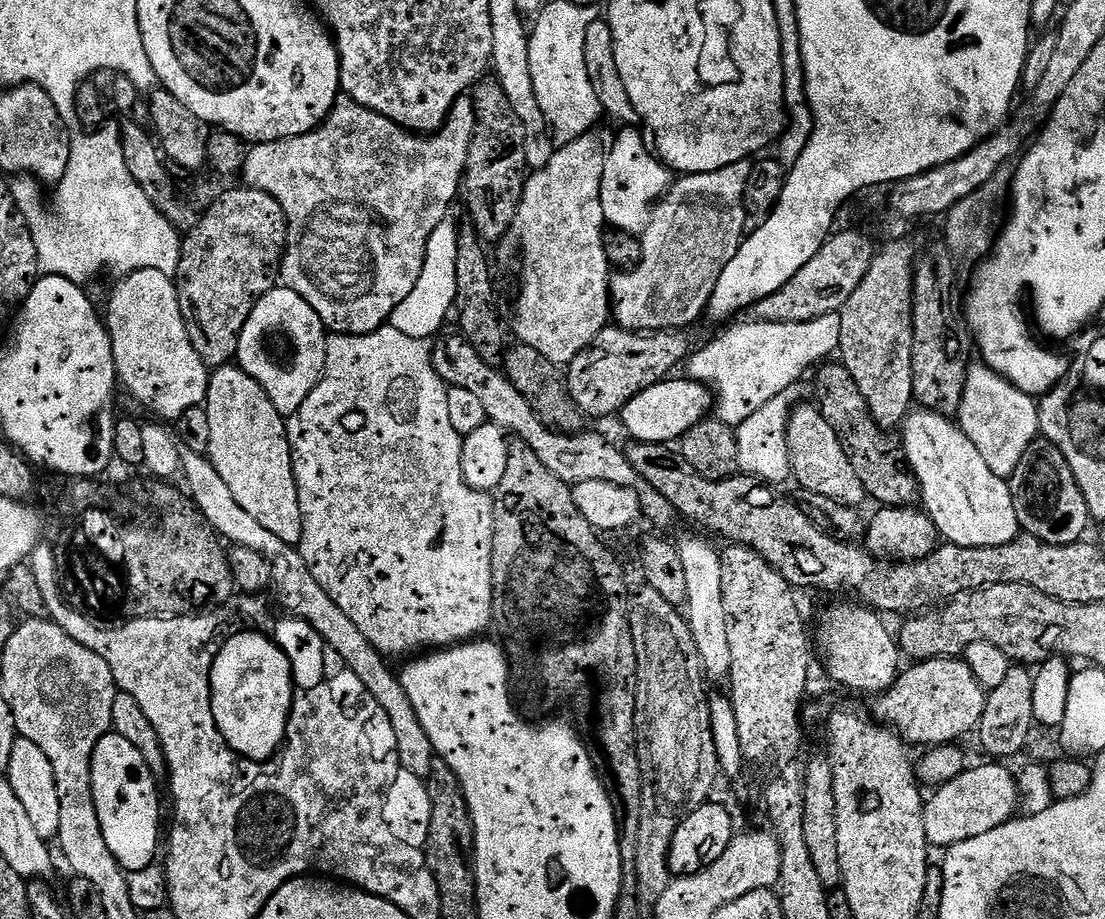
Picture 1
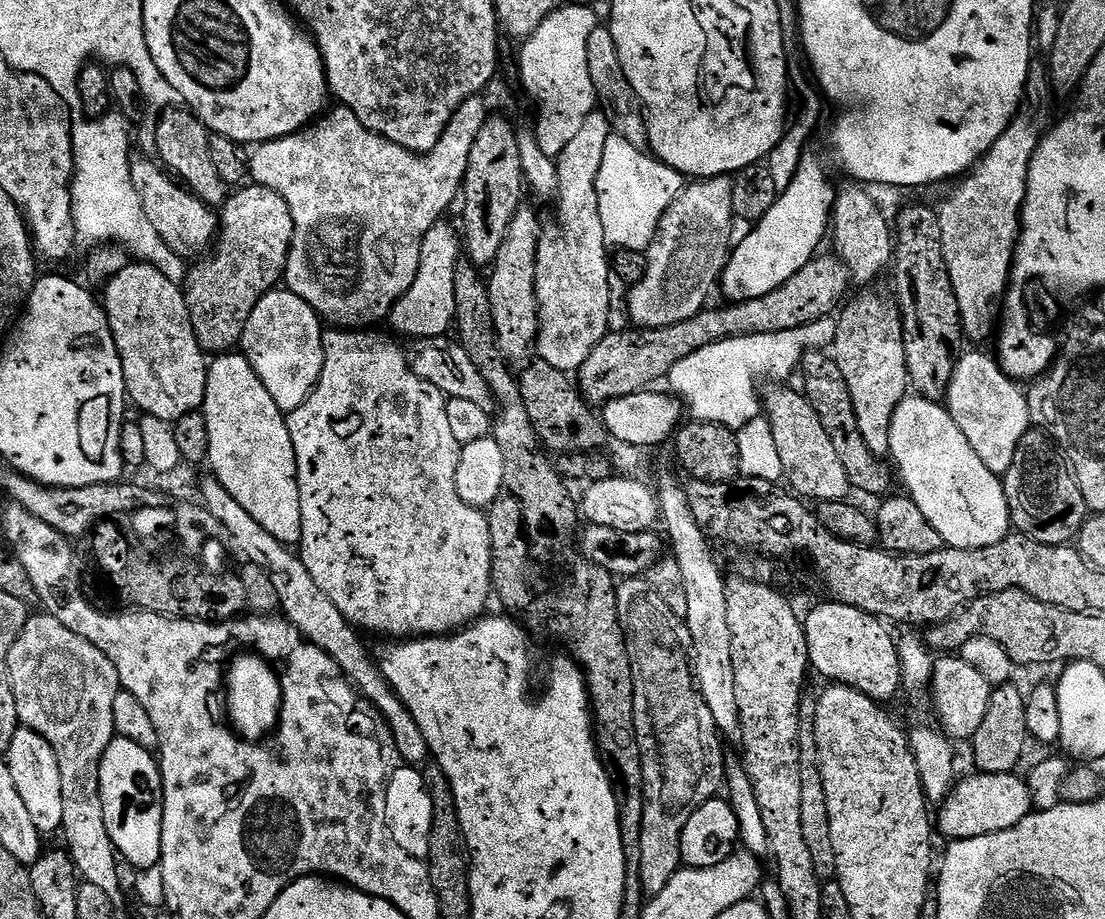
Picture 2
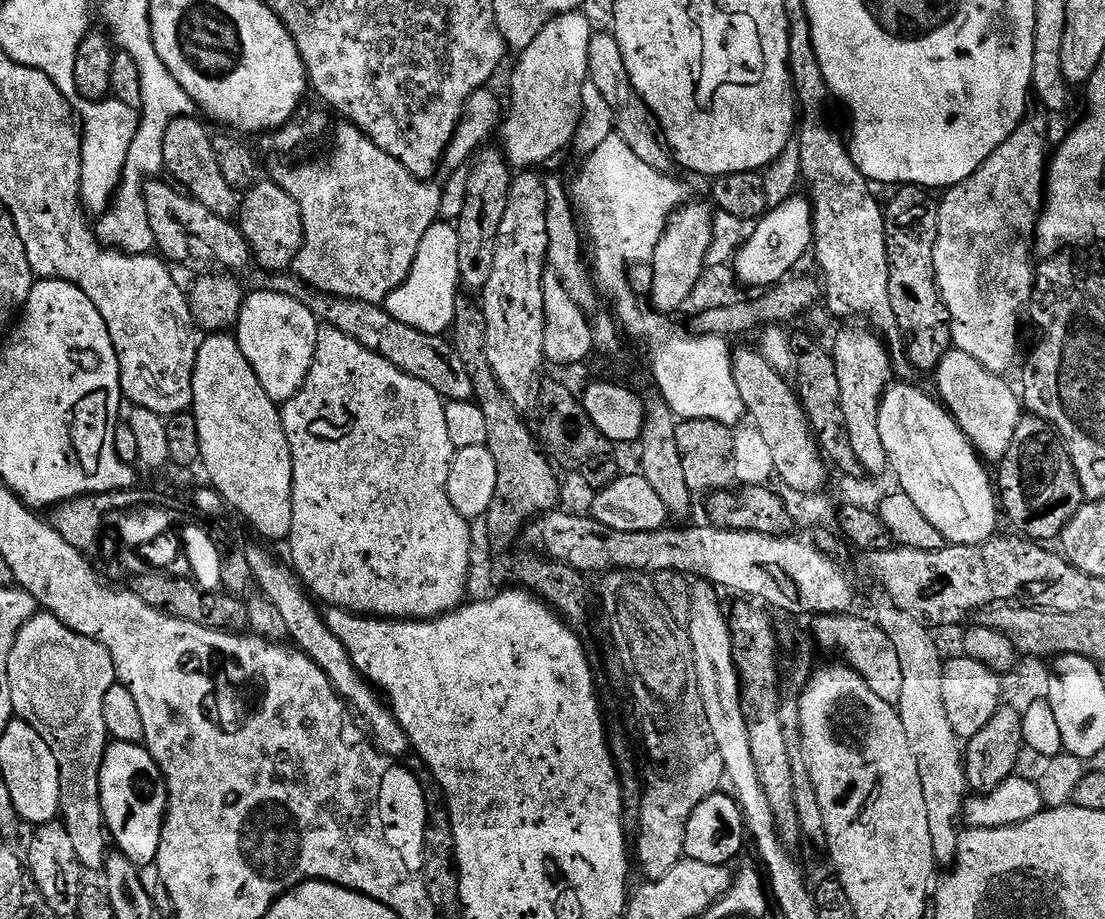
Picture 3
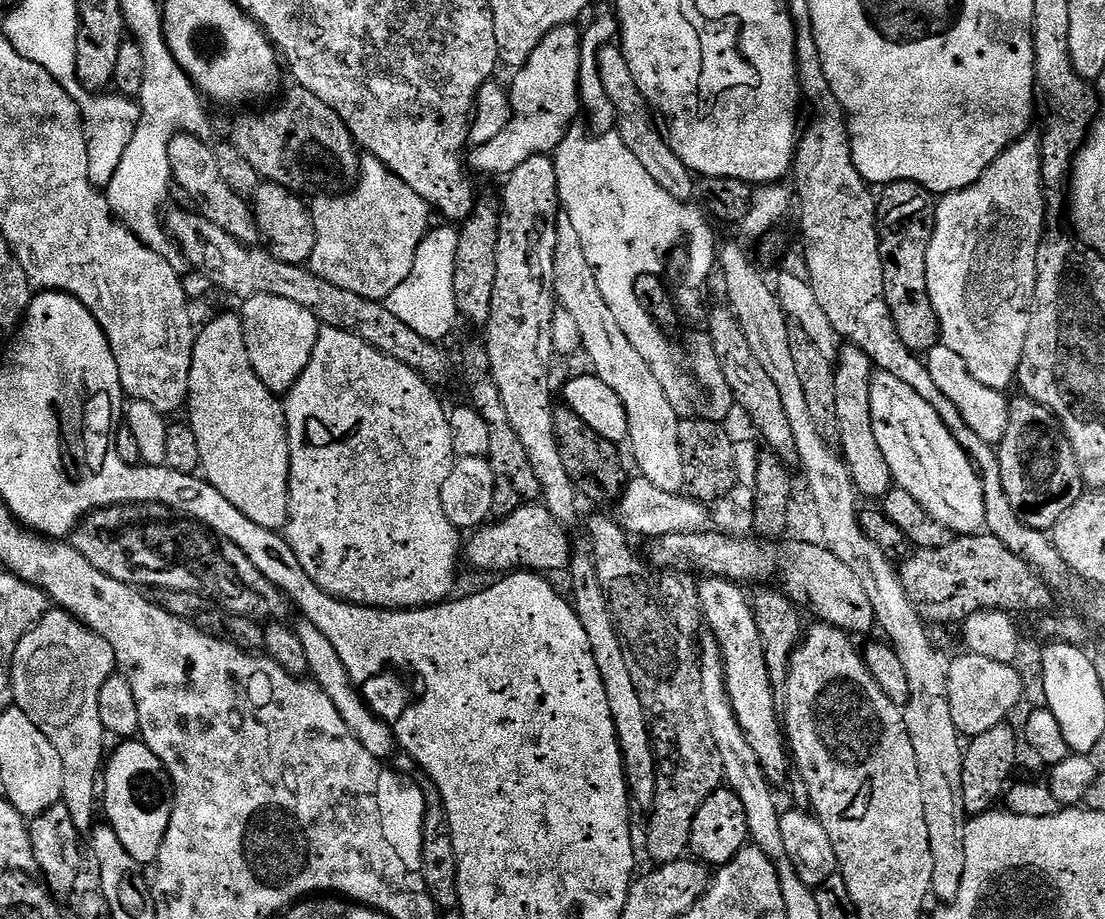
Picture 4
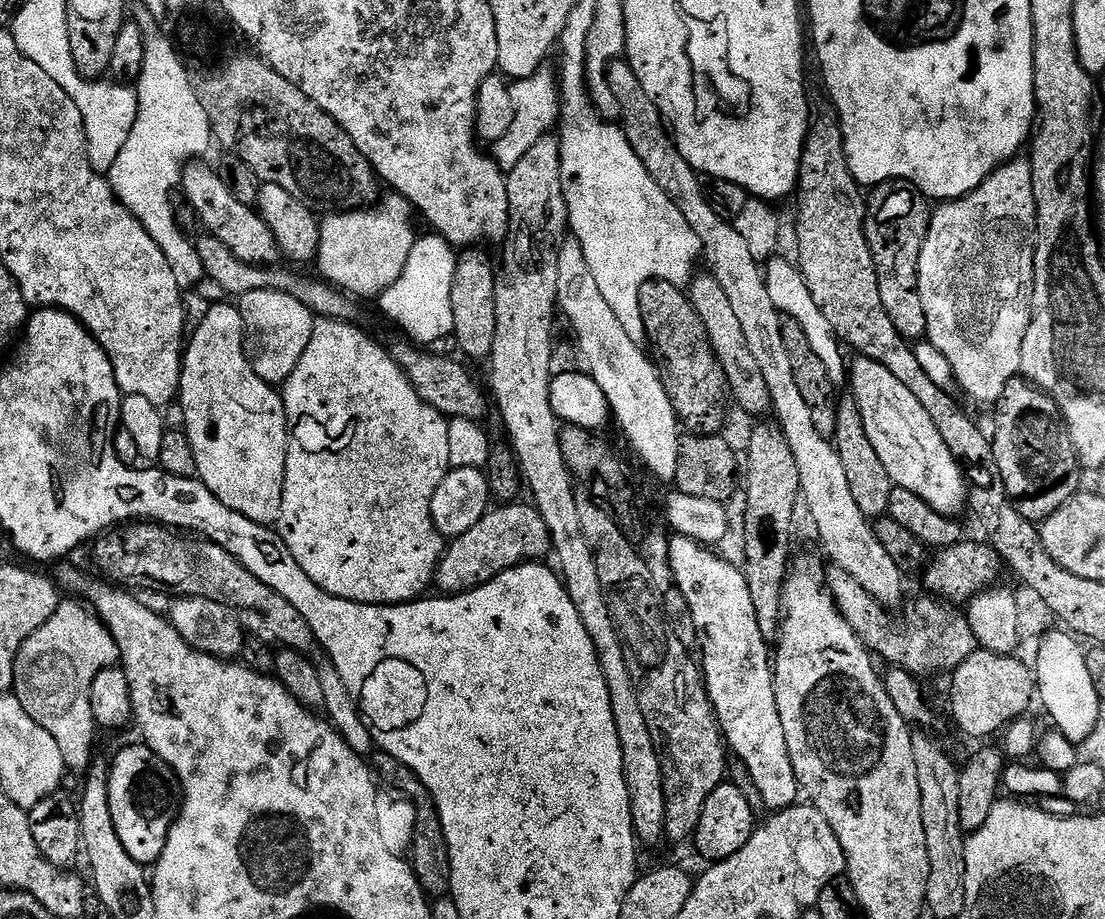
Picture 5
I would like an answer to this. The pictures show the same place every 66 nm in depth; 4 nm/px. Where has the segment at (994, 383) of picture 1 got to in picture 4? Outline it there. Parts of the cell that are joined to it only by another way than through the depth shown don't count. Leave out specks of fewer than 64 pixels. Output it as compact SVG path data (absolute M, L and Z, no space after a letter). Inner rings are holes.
M942 342L937 344L926 354L925 364L930 370L930 376L937 383L941 391L945 391L946 398L954 403L961 411L966 424L983 441L993 446L999 445L1005 436L1006 426L1009 425L1009 399L999 389L983 386L972 374L966 362L954 350L950 350Z

